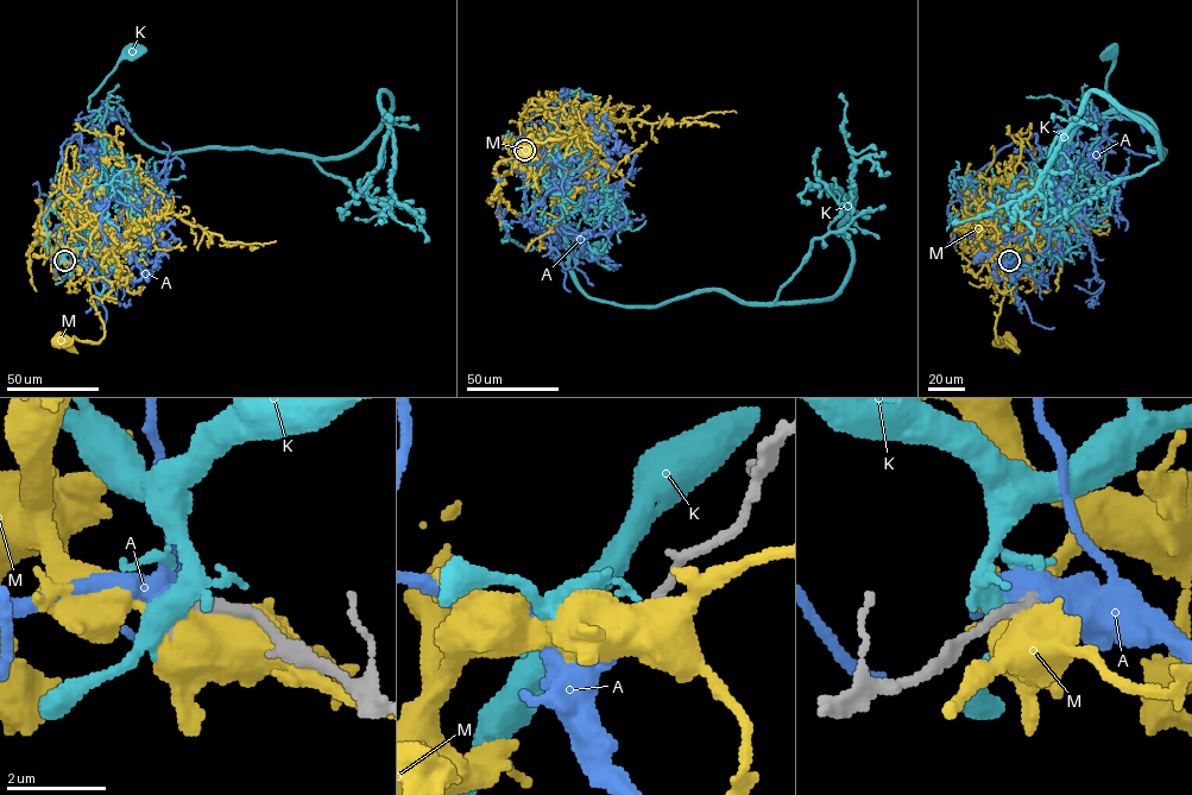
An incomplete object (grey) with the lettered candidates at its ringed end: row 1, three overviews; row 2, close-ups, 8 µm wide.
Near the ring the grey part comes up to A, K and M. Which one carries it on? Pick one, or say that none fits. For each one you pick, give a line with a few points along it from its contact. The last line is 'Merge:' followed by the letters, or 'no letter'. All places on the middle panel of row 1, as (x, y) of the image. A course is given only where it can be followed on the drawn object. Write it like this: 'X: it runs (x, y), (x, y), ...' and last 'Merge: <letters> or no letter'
A: it runs (524, 150), (533, 231), (542, 229), (542, 182), (522, 150), (529, 119), (572, 103), (616, 153)
Merge: A

